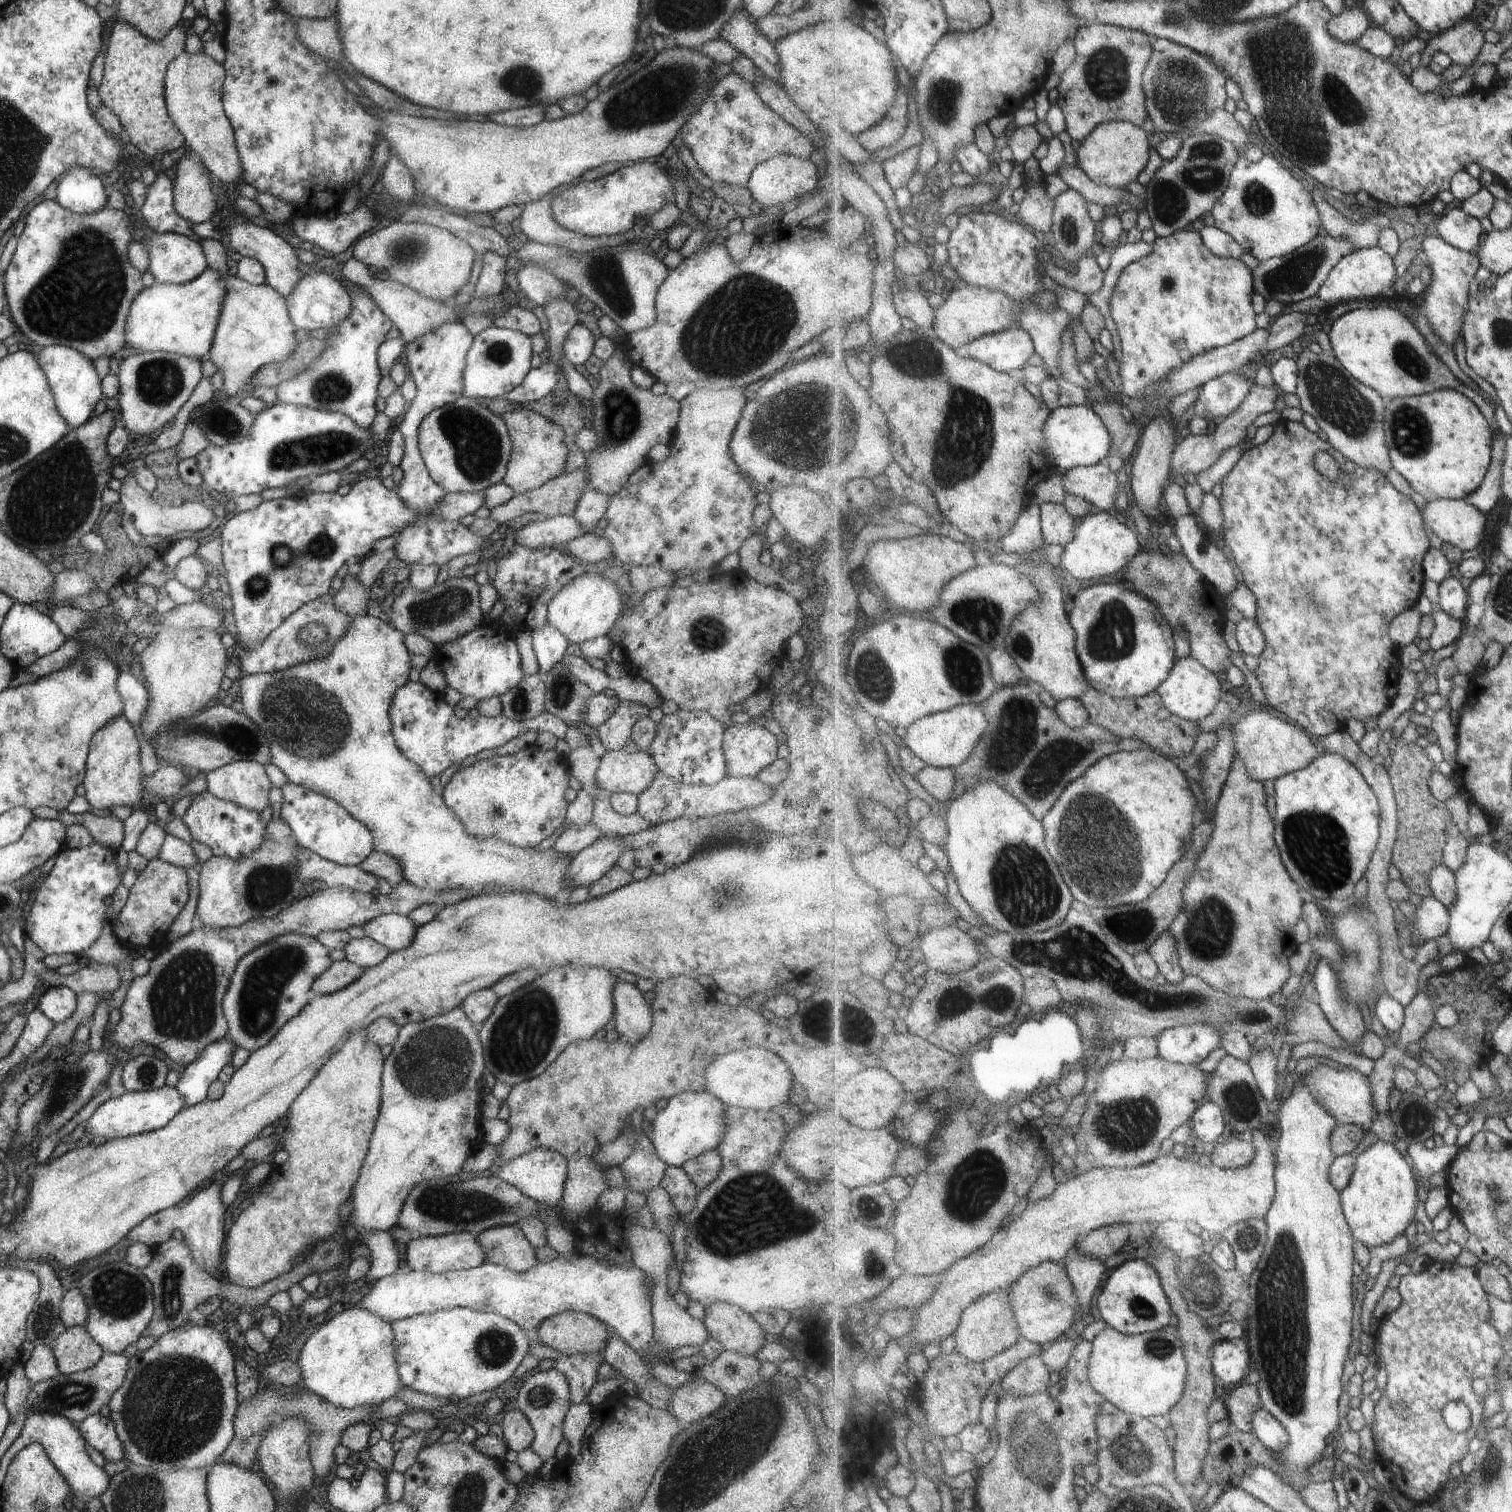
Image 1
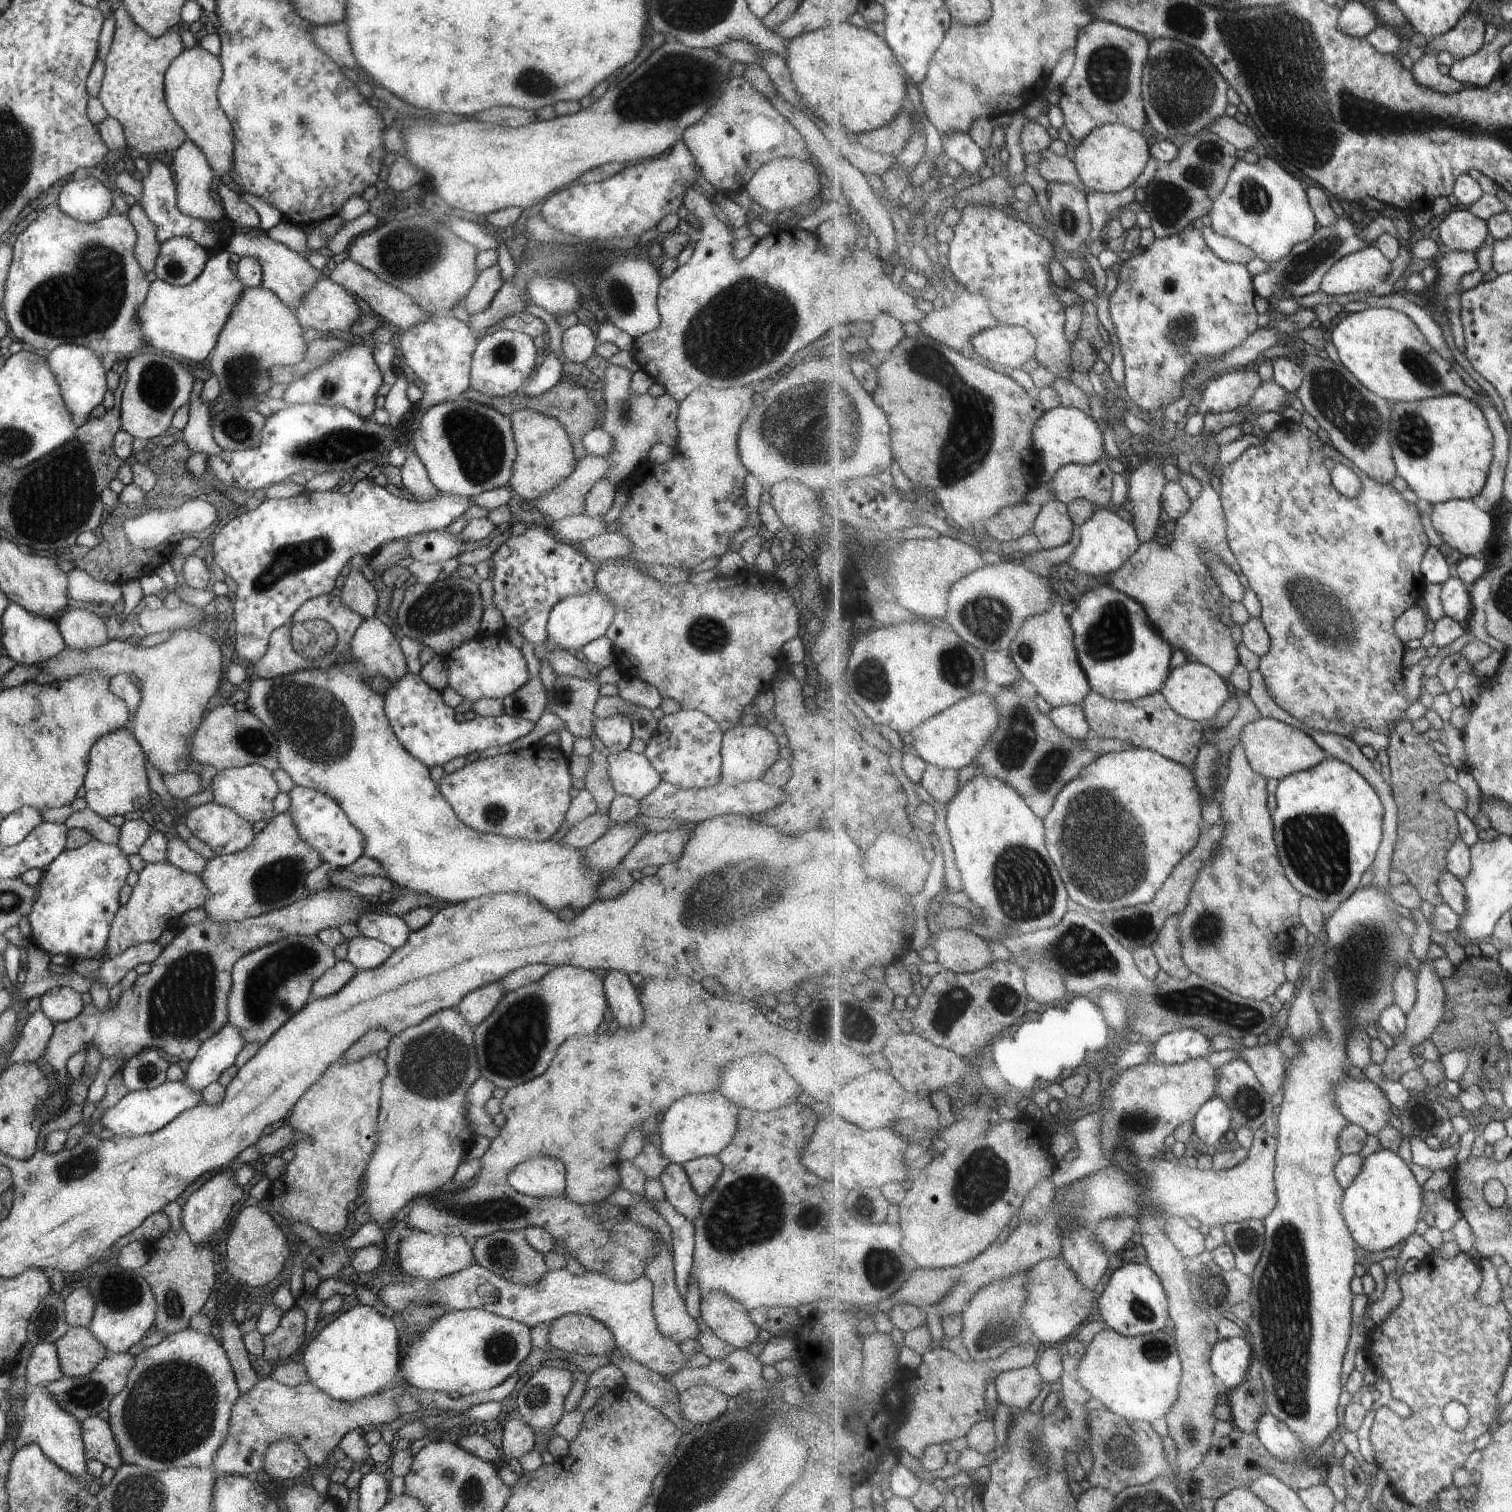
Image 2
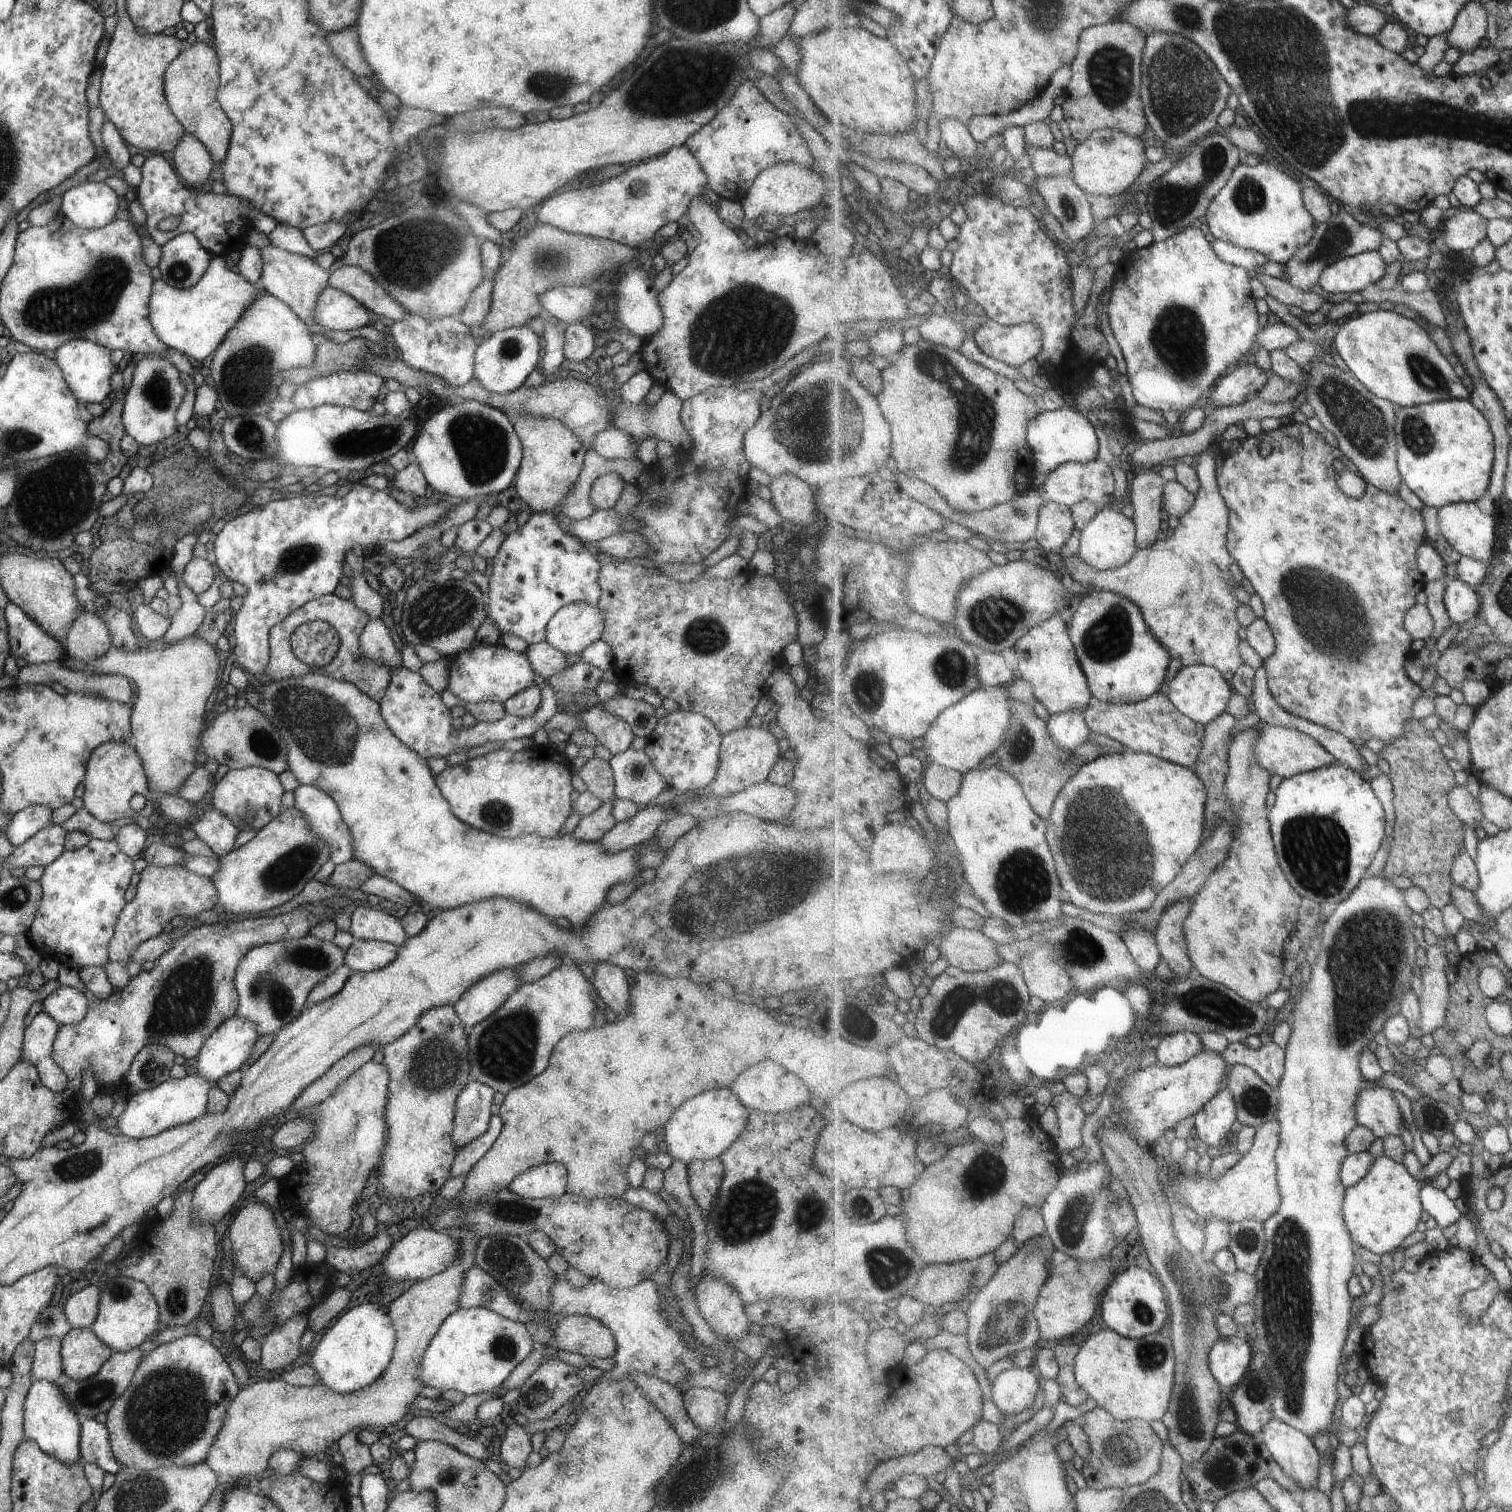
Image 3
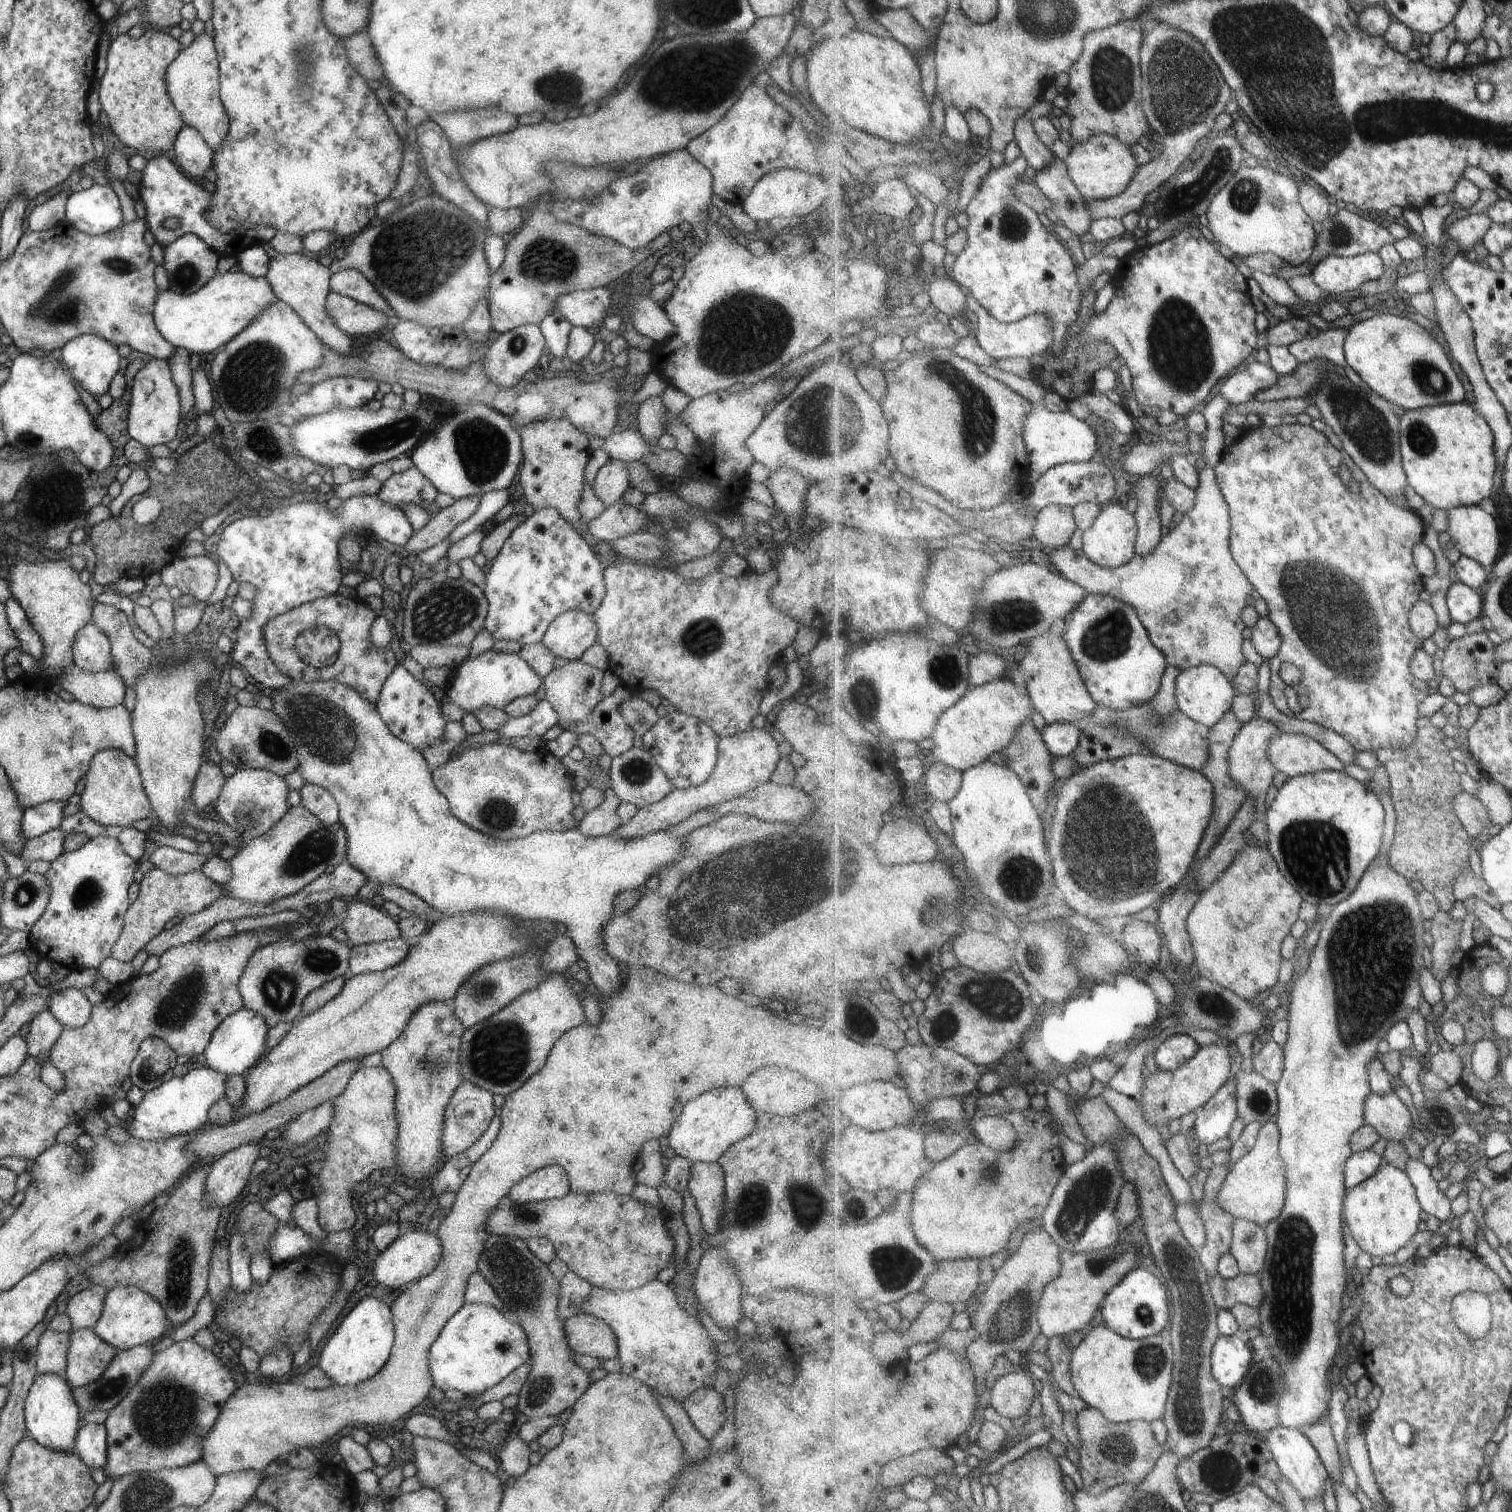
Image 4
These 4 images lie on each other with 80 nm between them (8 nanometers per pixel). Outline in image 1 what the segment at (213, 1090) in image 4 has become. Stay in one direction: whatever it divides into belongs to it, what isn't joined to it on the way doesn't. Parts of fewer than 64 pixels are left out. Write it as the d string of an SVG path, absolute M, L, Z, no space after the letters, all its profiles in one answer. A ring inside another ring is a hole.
M160 1086L146 1091L126 1091L121 1096L109 1098L98 1105L85 1122L89 1139L103 1136L107 1141L146 1133L165 1126L182 1109L182 1096L174 1086Z

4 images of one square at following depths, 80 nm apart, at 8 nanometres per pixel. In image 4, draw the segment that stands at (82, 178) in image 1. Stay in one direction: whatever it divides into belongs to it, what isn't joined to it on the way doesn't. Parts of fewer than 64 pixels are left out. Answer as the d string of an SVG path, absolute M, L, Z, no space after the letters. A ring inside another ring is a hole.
M93 183L86 190L78 187L64 204L64 219L82 233L95 236L121 226L120 201L109 184Z

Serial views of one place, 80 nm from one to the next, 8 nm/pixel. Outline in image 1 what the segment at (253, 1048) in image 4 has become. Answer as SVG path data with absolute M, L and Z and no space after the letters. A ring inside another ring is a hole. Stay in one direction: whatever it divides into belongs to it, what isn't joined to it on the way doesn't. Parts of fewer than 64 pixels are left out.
M228 1034L205 1045L189 1064L174 1087L182 1096L182 1108L194 1105L205 1099L208 1086L215 1080L218 1072L231 1060L234 1042Z

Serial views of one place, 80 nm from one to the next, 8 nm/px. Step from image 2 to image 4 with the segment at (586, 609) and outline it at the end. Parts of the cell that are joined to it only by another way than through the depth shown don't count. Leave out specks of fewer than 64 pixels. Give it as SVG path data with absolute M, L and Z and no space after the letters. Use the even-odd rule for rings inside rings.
M566 610L549 623L540 643L555 657L575 661L596 643L597 632L592 614Z

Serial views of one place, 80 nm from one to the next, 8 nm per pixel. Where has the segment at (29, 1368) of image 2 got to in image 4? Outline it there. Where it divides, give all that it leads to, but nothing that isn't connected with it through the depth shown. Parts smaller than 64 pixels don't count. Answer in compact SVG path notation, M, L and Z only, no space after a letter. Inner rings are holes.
M73 1328L65 1332L45 1329L38 1338L36 1348L36 1374L57 1373L63 1375L66 1352Z

